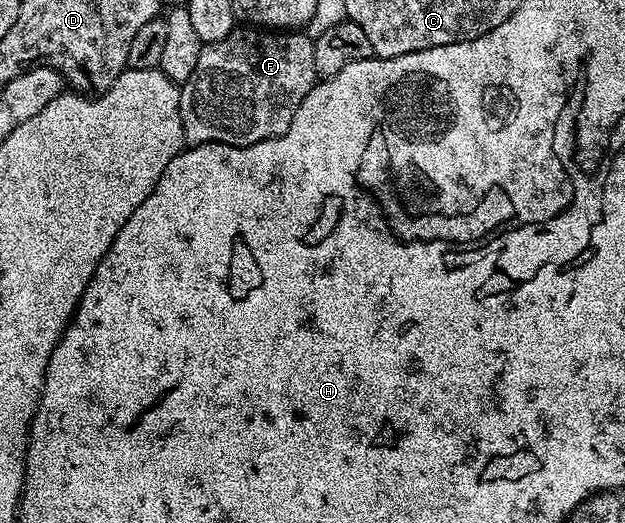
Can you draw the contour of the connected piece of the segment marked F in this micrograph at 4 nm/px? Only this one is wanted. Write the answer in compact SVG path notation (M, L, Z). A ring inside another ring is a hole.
M238 26L233 32L215 44L203 44L200 50L200 58L196 61L196 70L192 70L192 78L188 78L181 85L180 94L180 122L184 126L187 145L196 144L235 144L236 146L248 146L261 140L267 140L273 136L284 134L288 126L292 126L292 118L296 110L300 110L300 102L304 102L307 94L314 89L319 79L316 70L316 58L314 57L314 41L302 30L263 30L258 26Z

